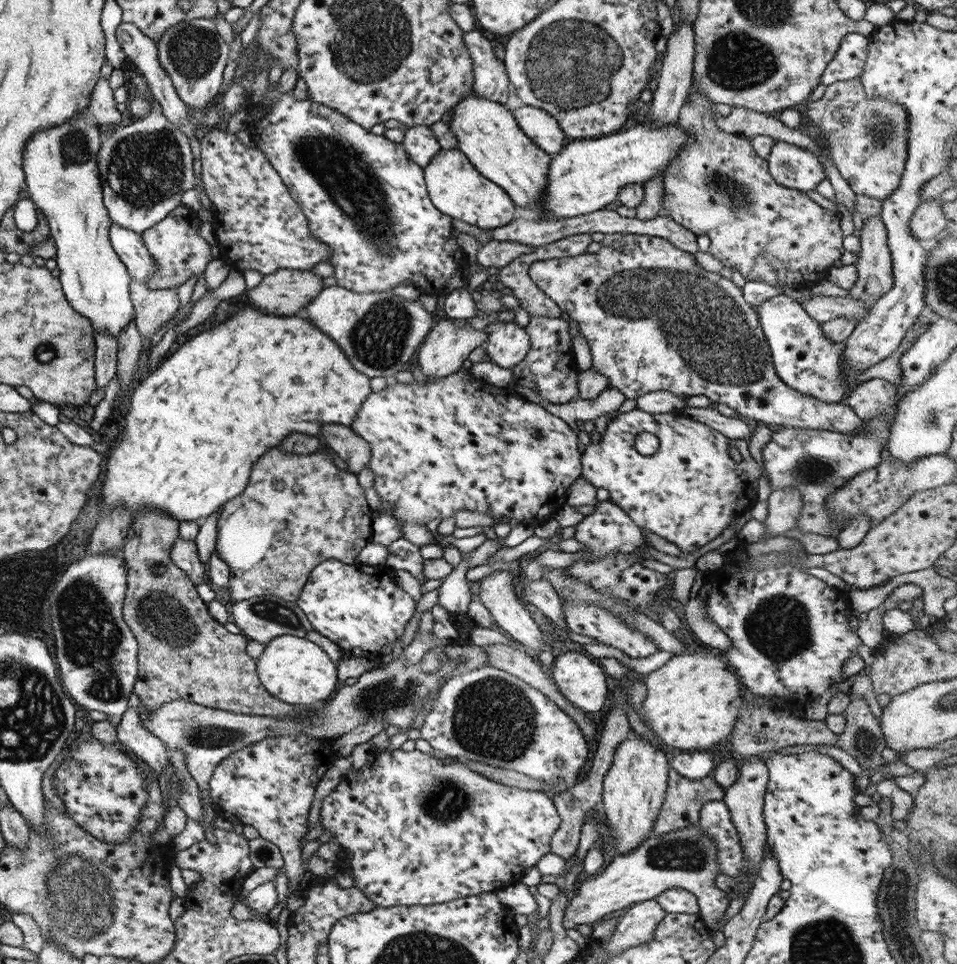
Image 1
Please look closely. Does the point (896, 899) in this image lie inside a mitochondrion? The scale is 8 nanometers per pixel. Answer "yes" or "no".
yes

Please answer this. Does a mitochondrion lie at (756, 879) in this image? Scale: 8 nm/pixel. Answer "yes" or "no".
no

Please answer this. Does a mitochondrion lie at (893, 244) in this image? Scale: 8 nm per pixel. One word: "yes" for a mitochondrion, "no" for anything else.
no

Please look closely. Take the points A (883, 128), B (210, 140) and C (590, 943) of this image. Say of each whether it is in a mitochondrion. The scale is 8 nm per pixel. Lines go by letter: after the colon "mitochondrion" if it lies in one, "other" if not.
A: mitochondrion
B: other
C: other

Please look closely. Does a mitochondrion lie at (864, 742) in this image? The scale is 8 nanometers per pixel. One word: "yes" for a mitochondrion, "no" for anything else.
yes

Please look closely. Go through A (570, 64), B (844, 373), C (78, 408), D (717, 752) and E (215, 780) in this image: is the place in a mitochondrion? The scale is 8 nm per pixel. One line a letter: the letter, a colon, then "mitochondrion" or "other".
A: mitochondrion
B: other
C: other
D: other
E: other

